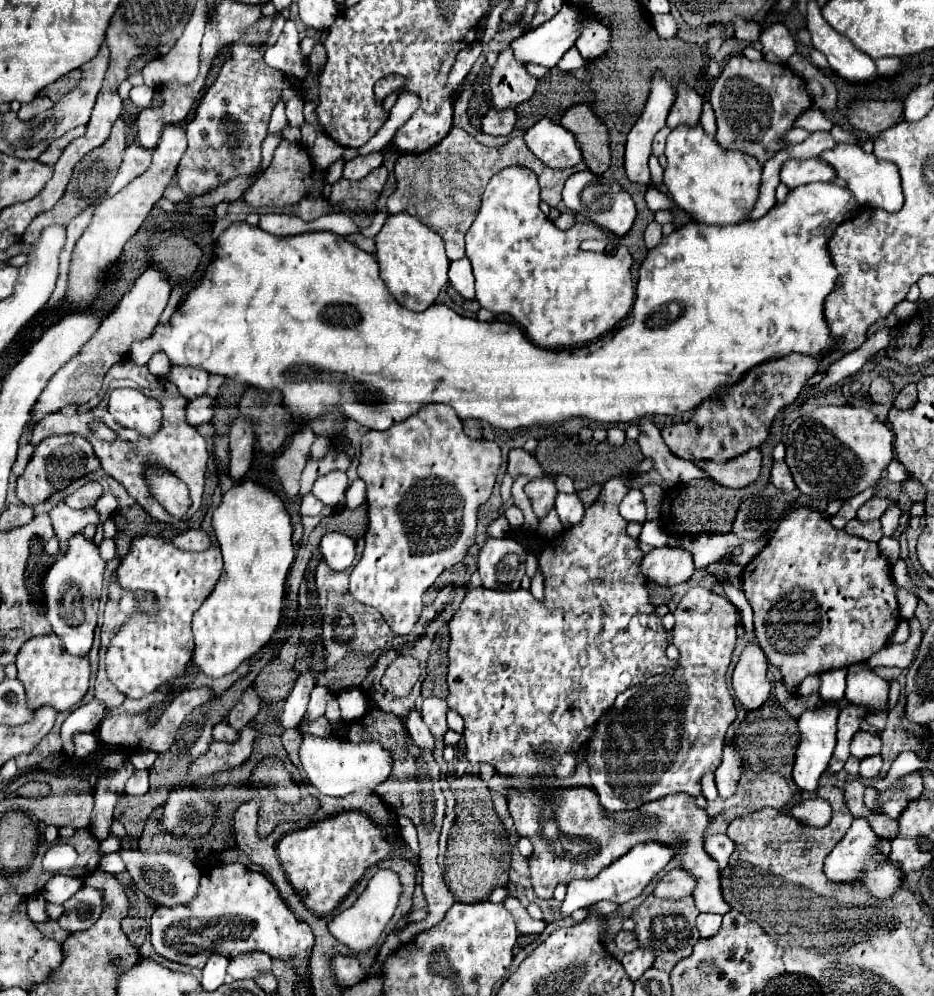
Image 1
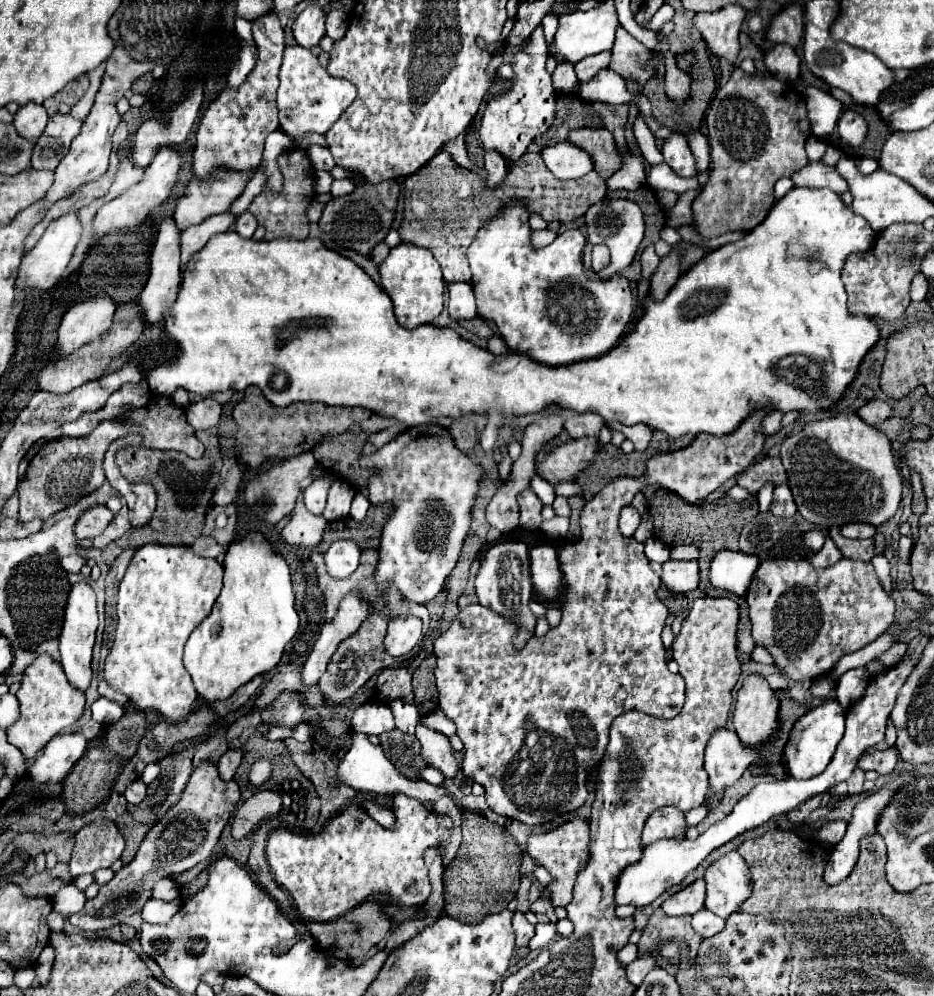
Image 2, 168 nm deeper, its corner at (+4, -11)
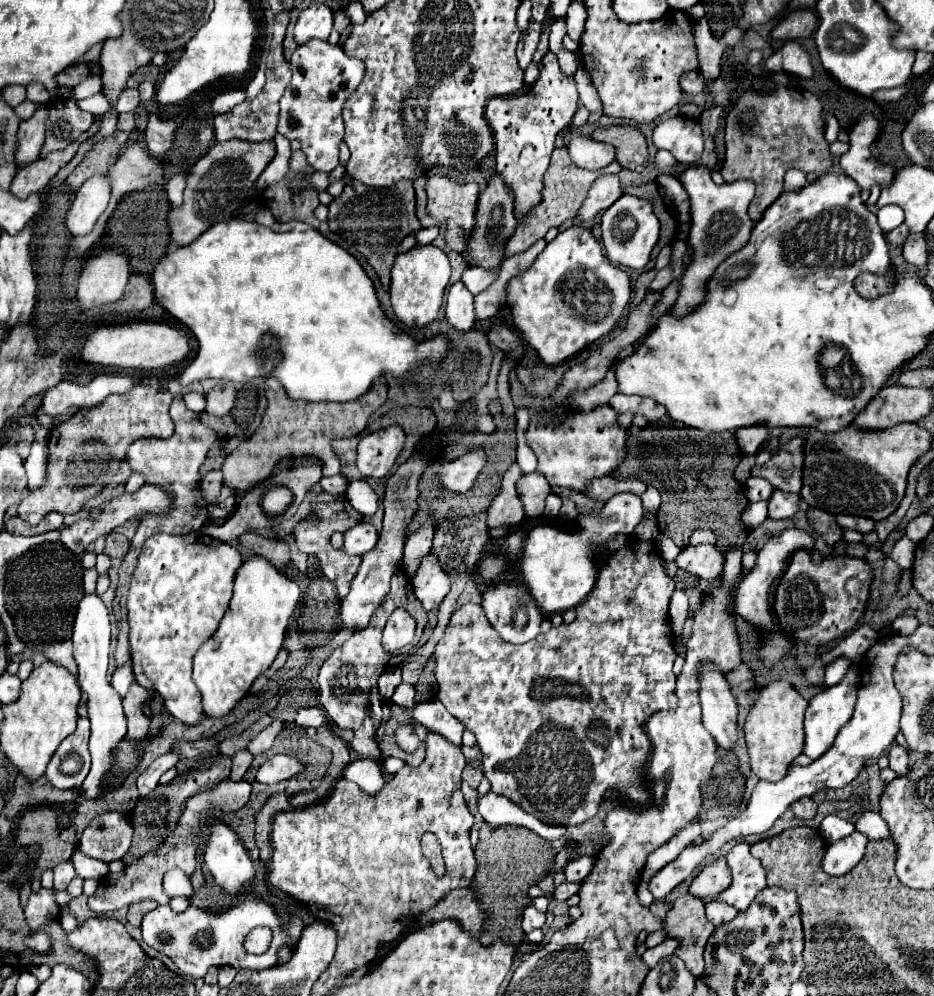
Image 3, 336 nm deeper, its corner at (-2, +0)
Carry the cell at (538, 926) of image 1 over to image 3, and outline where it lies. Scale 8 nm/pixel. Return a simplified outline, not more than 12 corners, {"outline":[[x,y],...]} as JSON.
{"outline":[[532,904],[524,910],[522,928],[542,928],[546,914]]}

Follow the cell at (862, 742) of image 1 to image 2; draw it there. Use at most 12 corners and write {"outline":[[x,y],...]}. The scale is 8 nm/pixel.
{"outline":[[866,751],[858,759],[864,771],[888,775],[896,769],[898,751]]}

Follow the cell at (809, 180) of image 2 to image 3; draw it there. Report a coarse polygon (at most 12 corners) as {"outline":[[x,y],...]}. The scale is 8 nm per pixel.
{"outline":[[864,114],[849,131],[840,166],[860,188],[892,182],[896,168],[870,154],[878,122]]}

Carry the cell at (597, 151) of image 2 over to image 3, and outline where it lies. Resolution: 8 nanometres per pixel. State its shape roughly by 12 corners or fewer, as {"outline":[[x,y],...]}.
{"outline":[[636,126],[598,128],[594,140],[612,144],[622,168],[644,170],[648,146]]}

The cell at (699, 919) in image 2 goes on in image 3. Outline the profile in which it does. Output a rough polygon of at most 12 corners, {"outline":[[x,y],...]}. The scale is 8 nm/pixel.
{"outline":[[720,900],[706,902],[714,926],[734,920],[738,910]]}

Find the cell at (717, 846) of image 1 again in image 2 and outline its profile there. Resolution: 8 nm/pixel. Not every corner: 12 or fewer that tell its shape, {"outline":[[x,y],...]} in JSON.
{"outline":[[730,851],[704,873],[706,909],[726,919],[750,897],[746,861]]}

